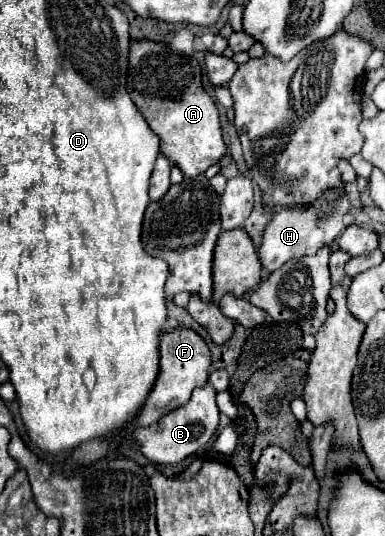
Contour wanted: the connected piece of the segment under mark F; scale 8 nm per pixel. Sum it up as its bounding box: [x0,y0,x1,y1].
[132,328,212,428]

